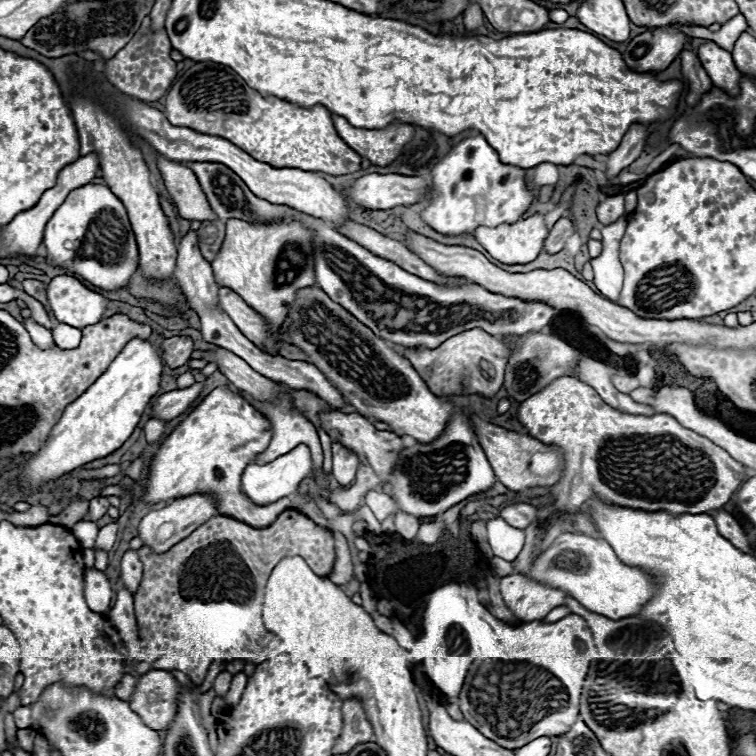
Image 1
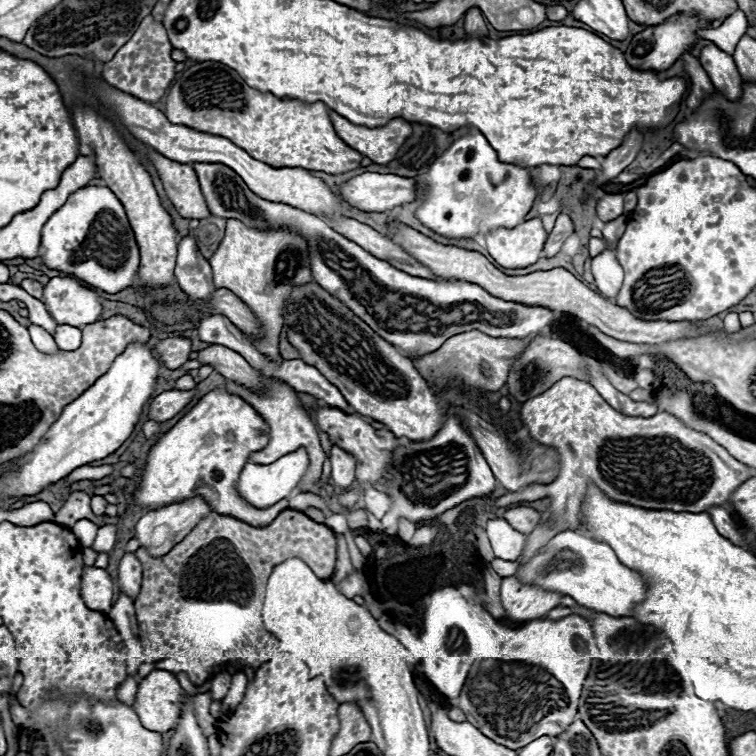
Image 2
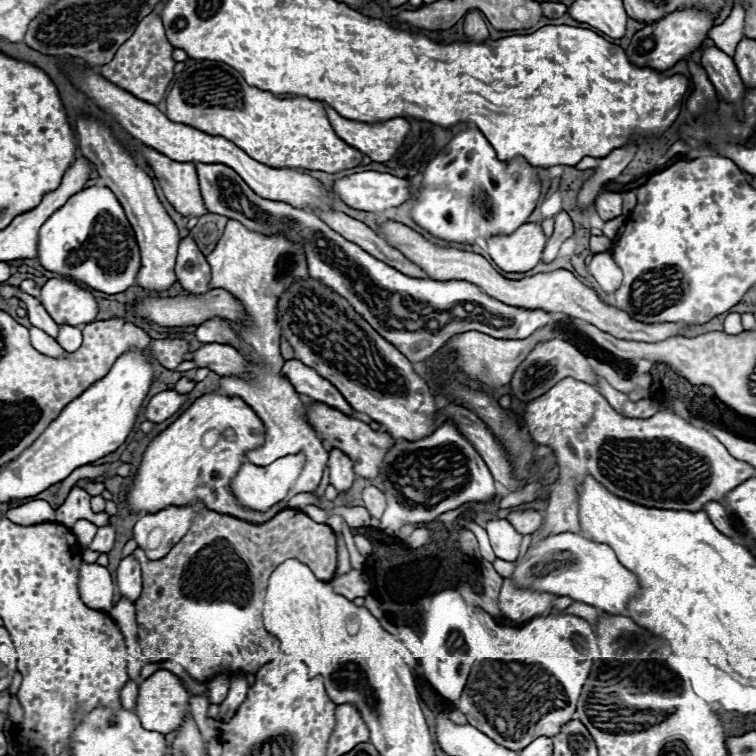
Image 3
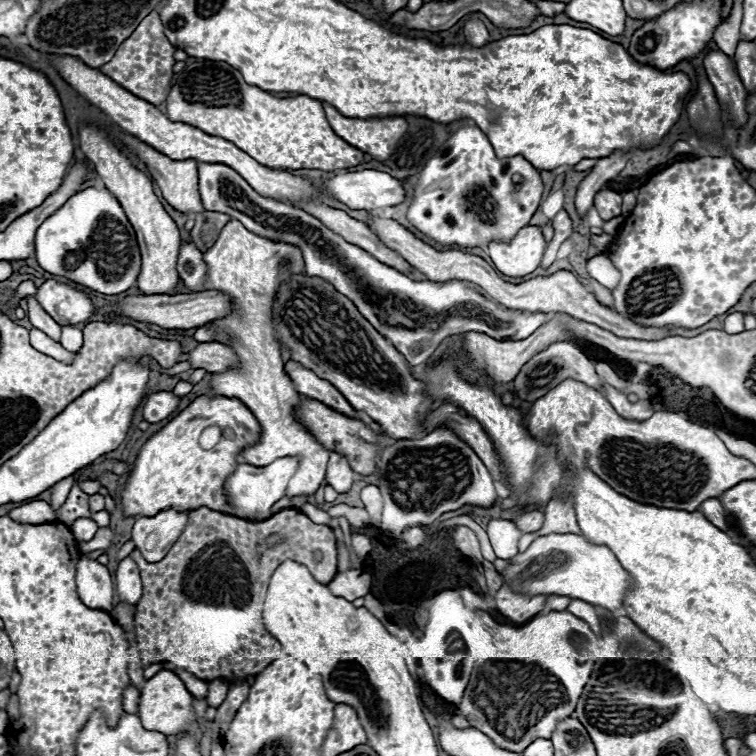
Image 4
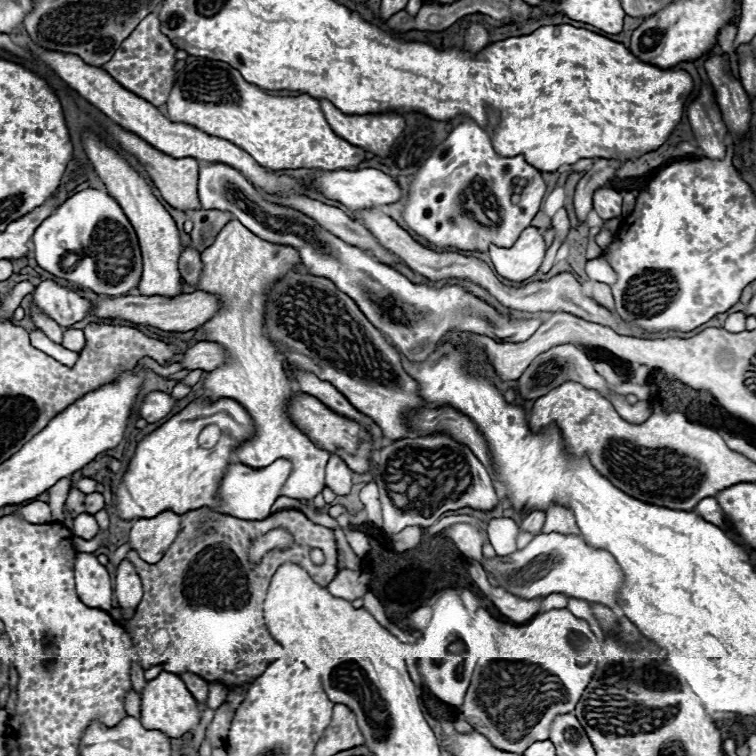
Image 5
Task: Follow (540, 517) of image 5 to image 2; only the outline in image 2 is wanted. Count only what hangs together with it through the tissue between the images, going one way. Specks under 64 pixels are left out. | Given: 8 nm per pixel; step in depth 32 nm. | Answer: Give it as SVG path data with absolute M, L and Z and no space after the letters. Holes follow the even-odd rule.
M526 506L508 508L504 518L512 524L512 528L516 528L522 534L532 532L540 524L540 514L534 508L526 508Z

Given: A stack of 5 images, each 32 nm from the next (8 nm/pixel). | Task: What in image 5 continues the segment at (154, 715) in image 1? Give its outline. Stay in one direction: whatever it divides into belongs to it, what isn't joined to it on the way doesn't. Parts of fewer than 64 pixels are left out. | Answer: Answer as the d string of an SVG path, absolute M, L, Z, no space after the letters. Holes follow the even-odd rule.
M162 672L158 678L150 680L142 690L142 724L148 730L160 730L170 738L182 738L184 734L192 732L200 724L202 712L198 710L198 702L186 688L180 676Z

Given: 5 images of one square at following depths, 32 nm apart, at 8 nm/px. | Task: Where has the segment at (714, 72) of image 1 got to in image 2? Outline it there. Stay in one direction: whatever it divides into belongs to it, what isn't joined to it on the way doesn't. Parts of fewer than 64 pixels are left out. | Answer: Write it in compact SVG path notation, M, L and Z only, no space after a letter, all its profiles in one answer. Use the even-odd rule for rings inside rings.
M710 44L702 48L700 62L708 72L714 88L728 100L736 102L742 96L742 78L730 54L722 52L718 46Z

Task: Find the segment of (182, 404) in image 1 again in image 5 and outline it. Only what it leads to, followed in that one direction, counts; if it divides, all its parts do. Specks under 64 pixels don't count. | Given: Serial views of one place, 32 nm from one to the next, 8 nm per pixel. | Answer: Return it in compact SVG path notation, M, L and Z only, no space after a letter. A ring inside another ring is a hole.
M148 392L140 398L140 416L146 420L146 422L156 422L160 418L164 418L172 406L174 406L174 398L170 394L164 394L164 392Z

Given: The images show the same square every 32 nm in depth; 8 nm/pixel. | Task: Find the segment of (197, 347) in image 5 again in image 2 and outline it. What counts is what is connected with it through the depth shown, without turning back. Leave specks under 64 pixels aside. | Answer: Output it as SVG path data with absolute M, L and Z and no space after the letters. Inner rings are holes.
M208 346L198 350L198 358L196 358L202 366L212 366L218 374L240 382L248 388L258 388L262 384L262 378L256 374L256 370L252 370L252 366L234 350L226 348L226 346Z

